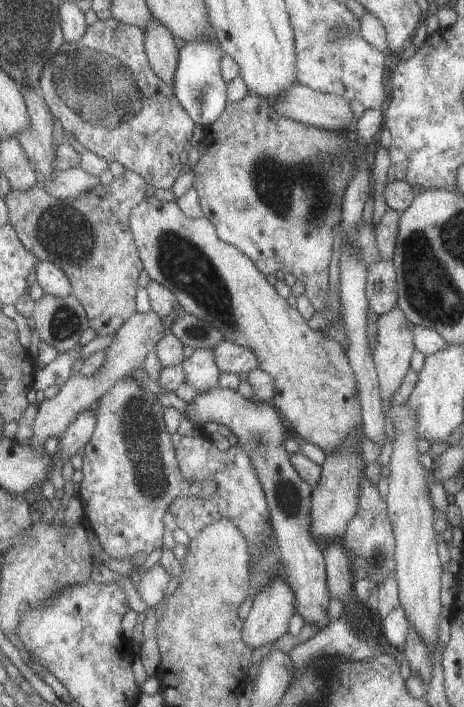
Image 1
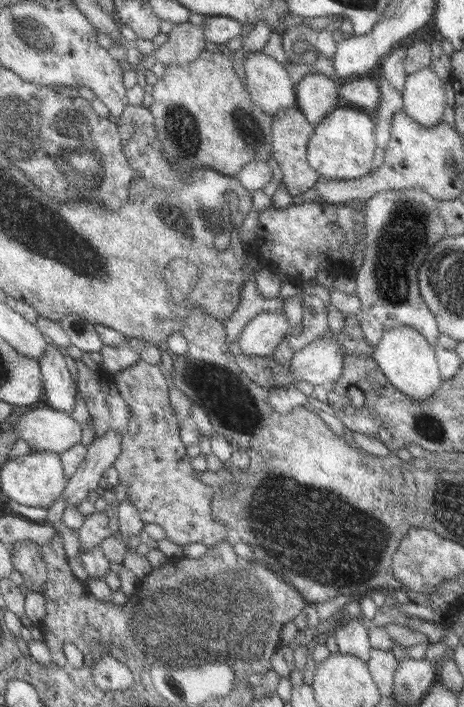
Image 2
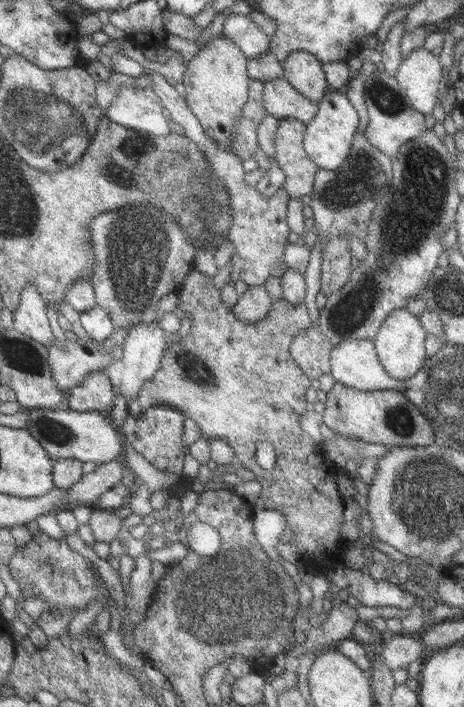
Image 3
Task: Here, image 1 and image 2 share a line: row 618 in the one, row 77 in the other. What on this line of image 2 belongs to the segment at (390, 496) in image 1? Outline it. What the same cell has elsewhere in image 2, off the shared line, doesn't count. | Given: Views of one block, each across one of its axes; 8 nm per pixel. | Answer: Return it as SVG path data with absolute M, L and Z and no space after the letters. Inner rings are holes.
M429 68L406 75L402 98L402 111L417 124L429 128L440 122L445 95L443 83Z

